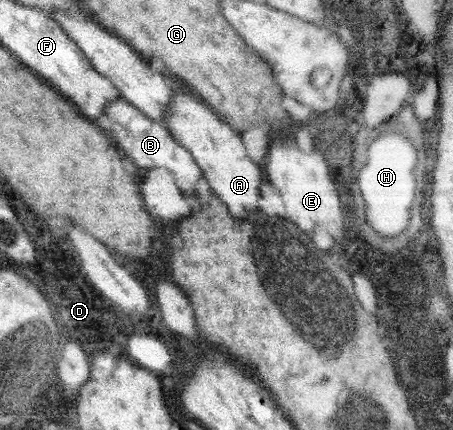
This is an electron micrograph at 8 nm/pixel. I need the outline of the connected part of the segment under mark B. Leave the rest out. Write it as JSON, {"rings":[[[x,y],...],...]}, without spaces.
{"rings":[[[116,99],[106,107],[106,116],[110,119],[112,125],[108,130],[115,139],[115,143],[125,151],[125,155],[130,157],[138,167],[139,171],[147,171],[149,169],[166,169],[168,173],[173,175],[175,184],[184,193],[184,197],[195,203],[196,197],[196,181],[203,177],[203,171],[199,165],[192,160],[191,153],[183,145],[174,139],[166,127],[151,119],[140,108],[131,104],[128,100]]]}

